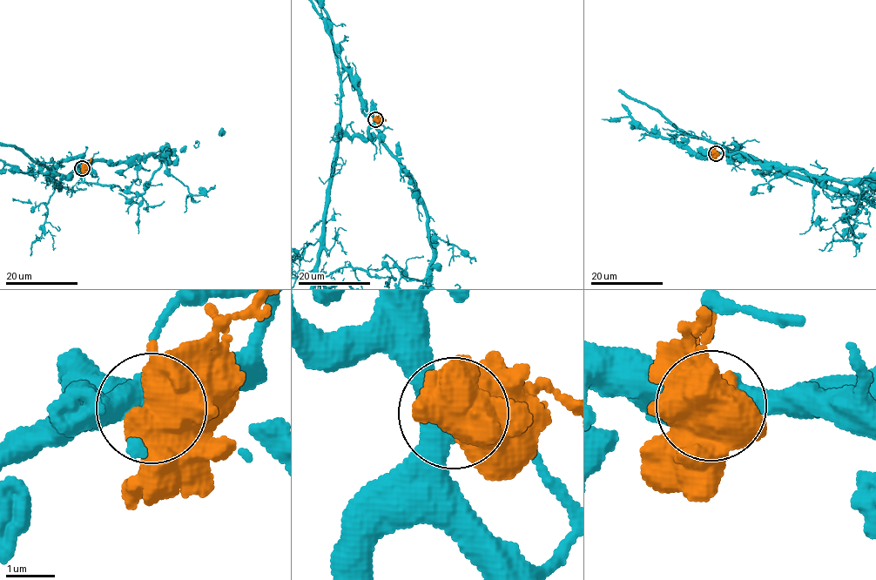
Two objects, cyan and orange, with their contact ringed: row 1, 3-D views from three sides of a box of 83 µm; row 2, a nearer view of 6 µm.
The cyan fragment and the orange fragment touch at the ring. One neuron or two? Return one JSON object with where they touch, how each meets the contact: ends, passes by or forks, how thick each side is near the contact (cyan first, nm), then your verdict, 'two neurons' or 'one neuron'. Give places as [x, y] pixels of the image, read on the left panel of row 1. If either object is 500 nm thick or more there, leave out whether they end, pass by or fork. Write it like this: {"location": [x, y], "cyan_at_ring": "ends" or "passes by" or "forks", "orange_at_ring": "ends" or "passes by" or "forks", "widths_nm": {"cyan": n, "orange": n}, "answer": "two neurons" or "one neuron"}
{"location": [82, 168], "widths_nm": {"cyan": 480, "orange": 950}, "answer": "one neuron"}

